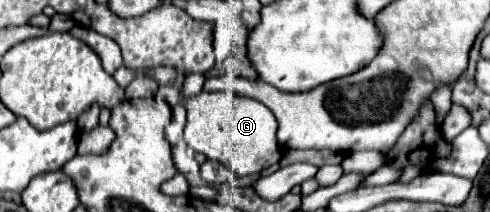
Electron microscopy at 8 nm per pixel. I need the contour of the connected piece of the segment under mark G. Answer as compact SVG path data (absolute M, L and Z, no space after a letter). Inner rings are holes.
M200 91L198 95L188 97L184 107L188 113L184 141L208 159L224 163L238 177L256 175L280 161L282 153L276 139L276 117L262 103L224 91Z

